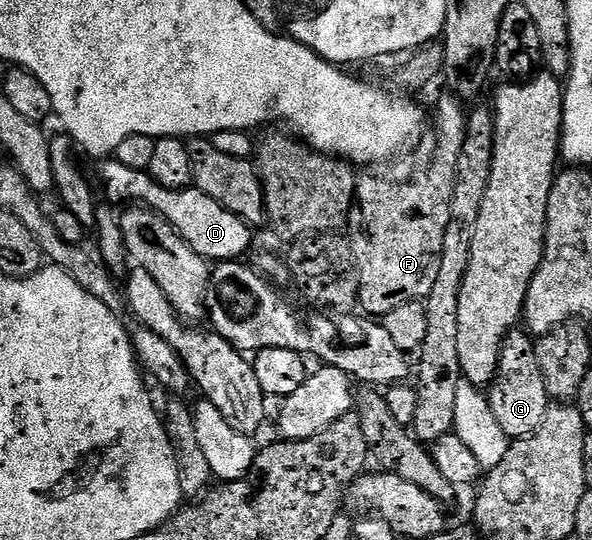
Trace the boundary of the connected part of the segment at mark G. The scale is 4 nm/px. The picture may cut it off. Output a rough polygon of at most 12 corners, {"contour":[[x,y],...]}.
{"contour":[[508,332],[488,387],[510,439],[544,424],[552,400],[535,339]]}

